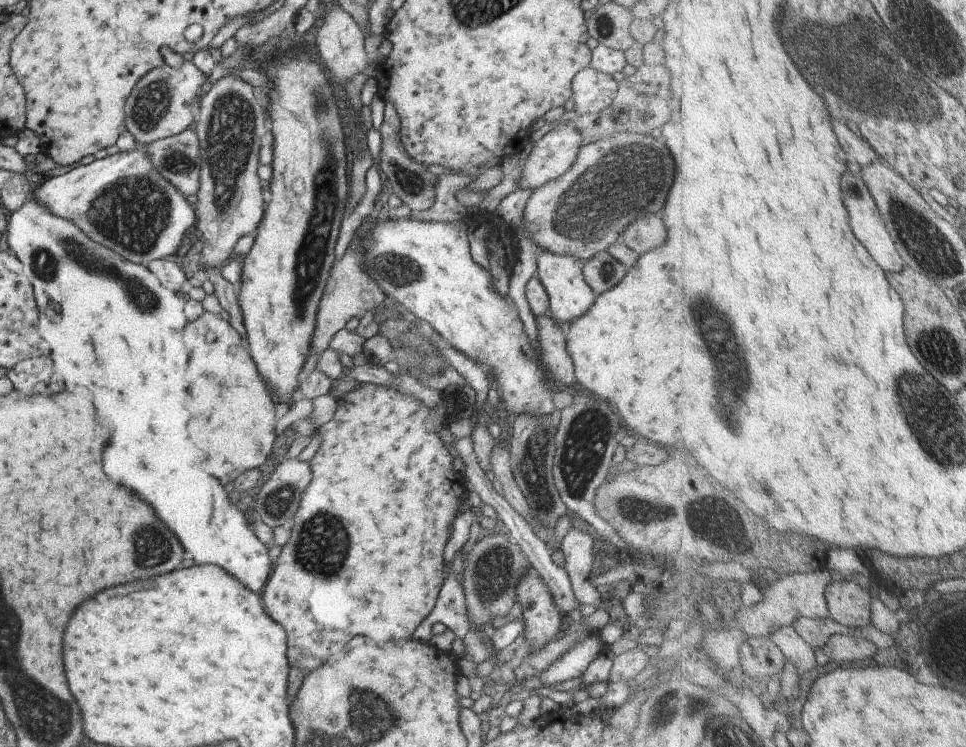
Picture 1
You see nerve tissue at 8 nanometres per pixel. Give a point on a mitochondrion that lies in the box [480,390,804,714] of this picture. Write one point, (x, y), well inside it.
(584, 444)

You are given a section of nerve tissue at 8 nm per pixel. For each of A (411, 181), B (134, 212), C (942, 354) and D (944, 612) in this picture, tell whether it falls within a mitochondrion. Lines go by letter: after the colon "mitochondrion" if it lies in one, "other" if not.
A: mitochondrion
B: mitochondrion
C: mitochondrion
D: mitochondrion

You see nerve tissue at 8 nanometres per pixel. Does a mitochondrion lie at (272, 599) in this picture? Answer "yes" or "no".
no

